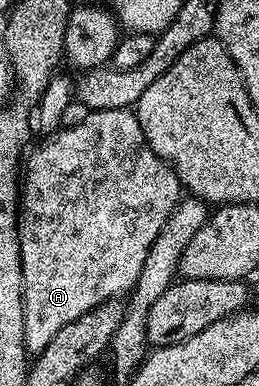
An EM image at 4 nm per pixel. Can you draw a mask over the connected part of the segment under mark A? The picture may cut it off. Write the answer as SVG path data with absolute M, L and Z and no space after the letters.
M96 109L83 116L87 117L81 118L76 125L69 126L68 124L43 139L47 141L41 142L39 149L33 150L32 148L26 154L25 168L21 173L19 242L21 243L21 271L23 272L25 347L28 354L31 355L38 355L47 346L49 339L53 339L53 335L61 331L61 327L81 319L81 315L92 313L101 303L122 298L135 288L137 279L141 275L141 267L145 267L145 255L149 255L149 247L153 247L161 227L165 227L165 219L169 219L169 215L181 200L178 173L168 161L163 161L151 150L141 131L139 118L131 109Z

